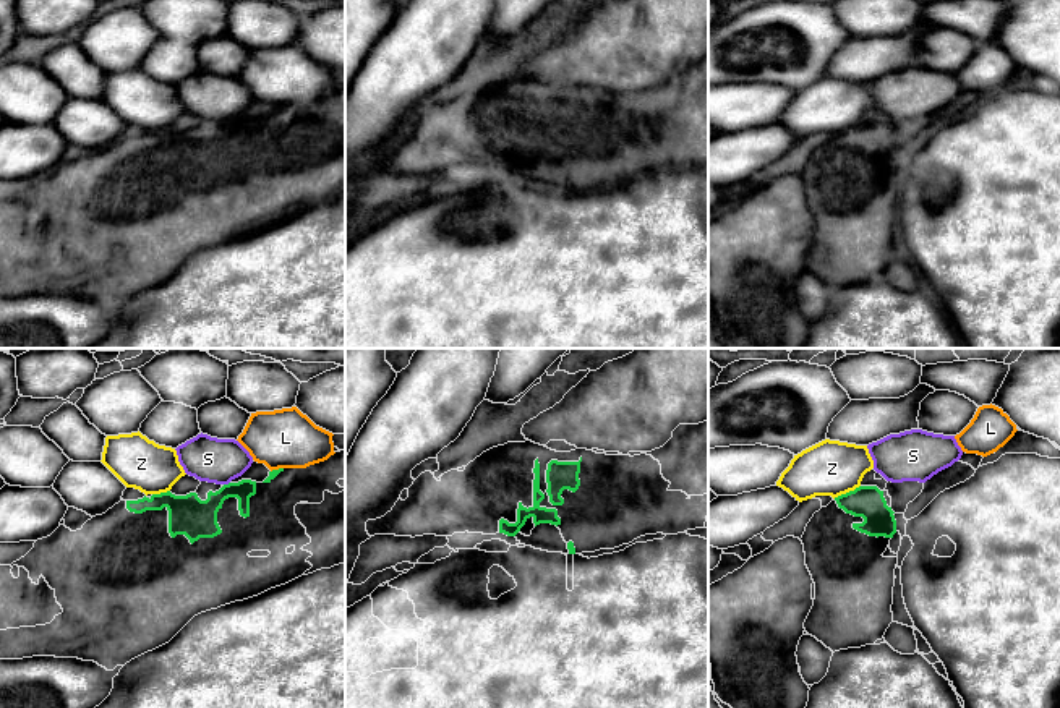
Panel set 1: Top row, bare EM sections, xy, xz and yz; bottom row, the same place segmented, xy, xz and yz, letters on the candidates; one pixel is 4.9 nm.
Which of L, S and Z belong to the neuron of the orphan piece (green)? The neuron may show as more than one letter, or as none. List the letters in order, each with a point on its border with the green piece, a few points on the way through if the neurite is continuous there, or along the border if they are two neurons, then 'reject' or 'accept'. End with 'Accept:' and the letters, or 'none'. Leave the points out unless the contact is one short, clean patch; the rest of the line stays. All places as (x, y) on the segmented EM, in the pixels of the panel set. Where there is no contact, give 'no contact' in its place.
L: contact xy (276, 470); border xy (282, 467), (271, 472); reject
S: contact xy (226, 485); reject
Z: contact yz (846, 493); reject
Accept: none

